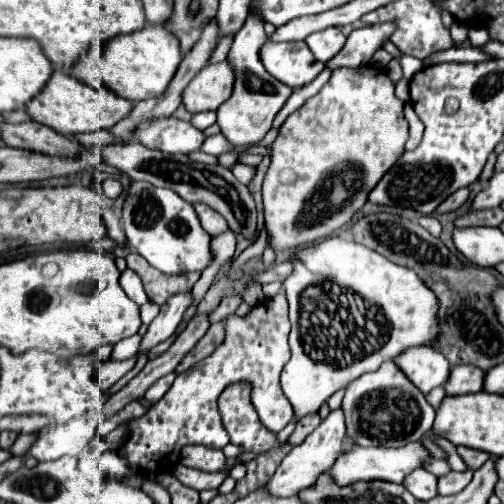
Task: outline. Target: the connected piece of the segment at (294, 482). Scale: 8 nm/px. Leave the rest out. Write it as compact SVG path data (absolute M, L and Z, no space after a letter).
M337 408L329 412L329 416L299 446L293 446L293 450L279 464L277 472L271 476L271 480L263 486L265 492L269 492L271 496L285 498L285 496L293 496L299 490L311 486L321 472L333 466L333 462L337 460L343 448L343 440L345 440L345 414L341 412L341 408Z

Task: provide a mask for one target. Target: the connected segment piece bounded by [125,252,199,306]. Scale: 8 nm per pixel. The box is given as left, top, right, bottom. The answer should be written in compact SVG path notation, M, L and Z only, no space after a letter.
M129 252L125 260L127 260L127 266L131 270L135 270L139 274L139 278L143 280L143 286L145 286L149 300L159 306L165 304L169 300L169 296L191 292L193 284L199 280L199 274L193 274L193 272L179 274L179 276L169 276L169 274L157 272L137 252Z

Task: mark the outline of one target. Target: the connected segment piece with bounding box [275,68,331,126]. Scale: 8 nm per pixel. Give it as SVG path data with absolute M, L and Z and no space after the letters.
M325 68L325 70L321 72L321 76L317 76L317 80L315 80L313 84L309 84L309 86L305 86L305 88L299 88L299 90L293 90L291 100L289 100L289 102L283 106L283 110L277 114L275 126L281 126L291 112L295 112L297 108L301 108L303 102L307 102L311 96L315 96L315 94L321 90L321 86L329 80L329 76L331 76L331 68Z

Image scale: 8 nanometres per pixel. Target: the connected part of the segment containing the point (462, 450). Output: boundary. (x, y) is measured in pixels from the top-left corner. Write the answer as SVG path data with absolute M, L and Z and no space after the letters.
M457 446L457 454L463 458L463 462L465 462L471 470L481 468L481 466L491 458L491 454L485 454L483 450L467 448L467 446Z

